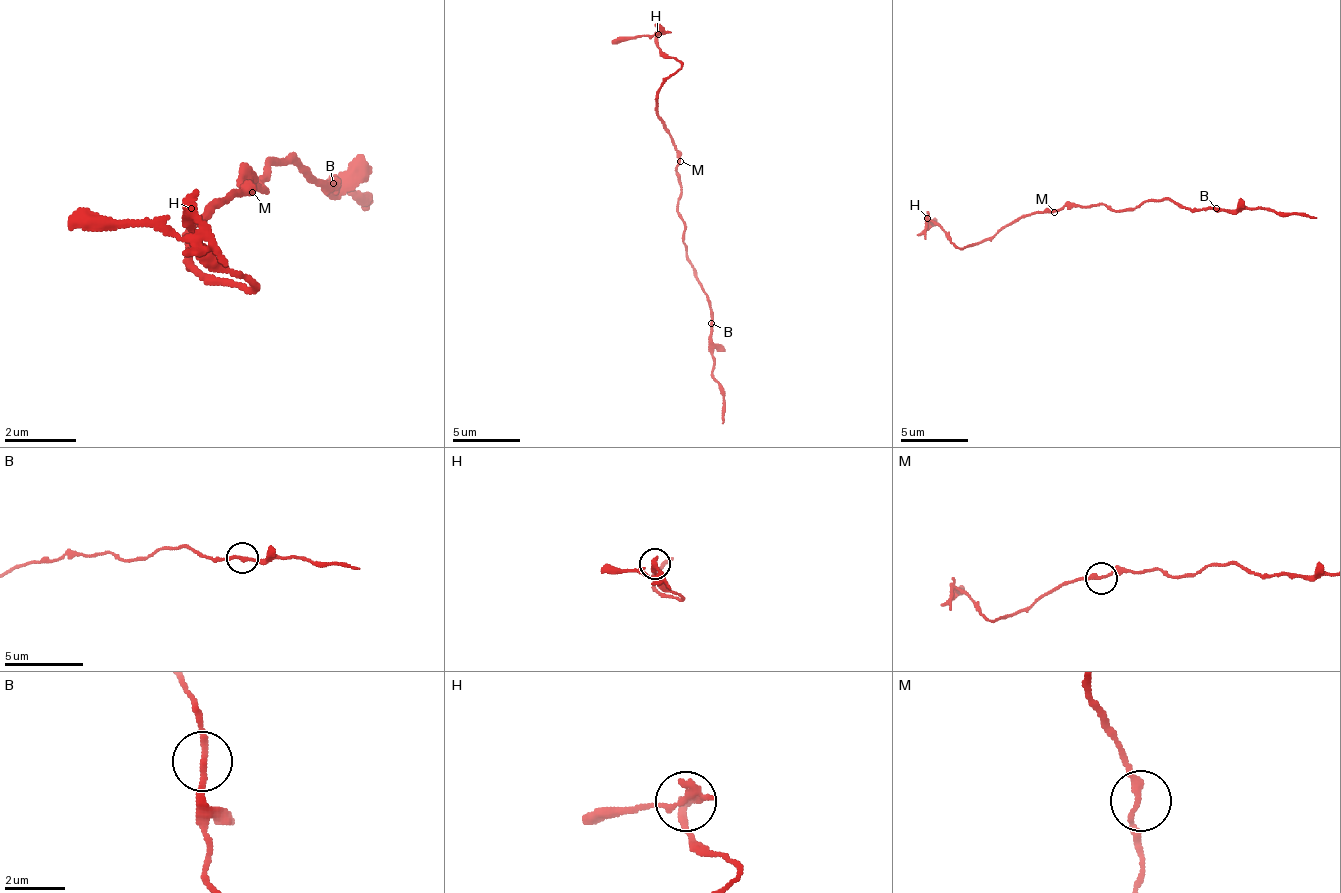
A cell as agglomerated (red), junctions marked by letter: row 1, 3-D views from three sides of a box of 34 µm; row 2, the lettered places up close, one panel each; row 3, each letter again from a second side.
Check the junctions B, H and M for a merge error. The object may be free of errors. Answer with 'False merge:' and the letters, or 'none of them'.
False merge: H

